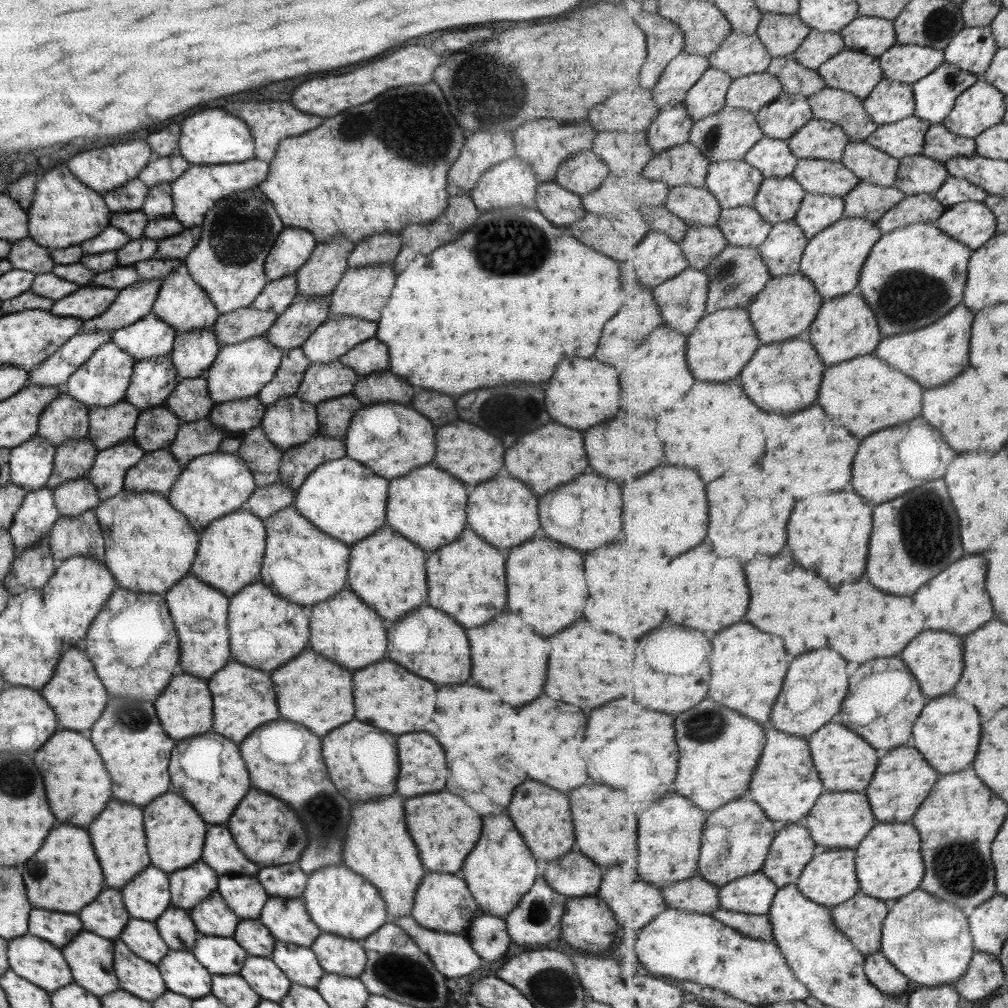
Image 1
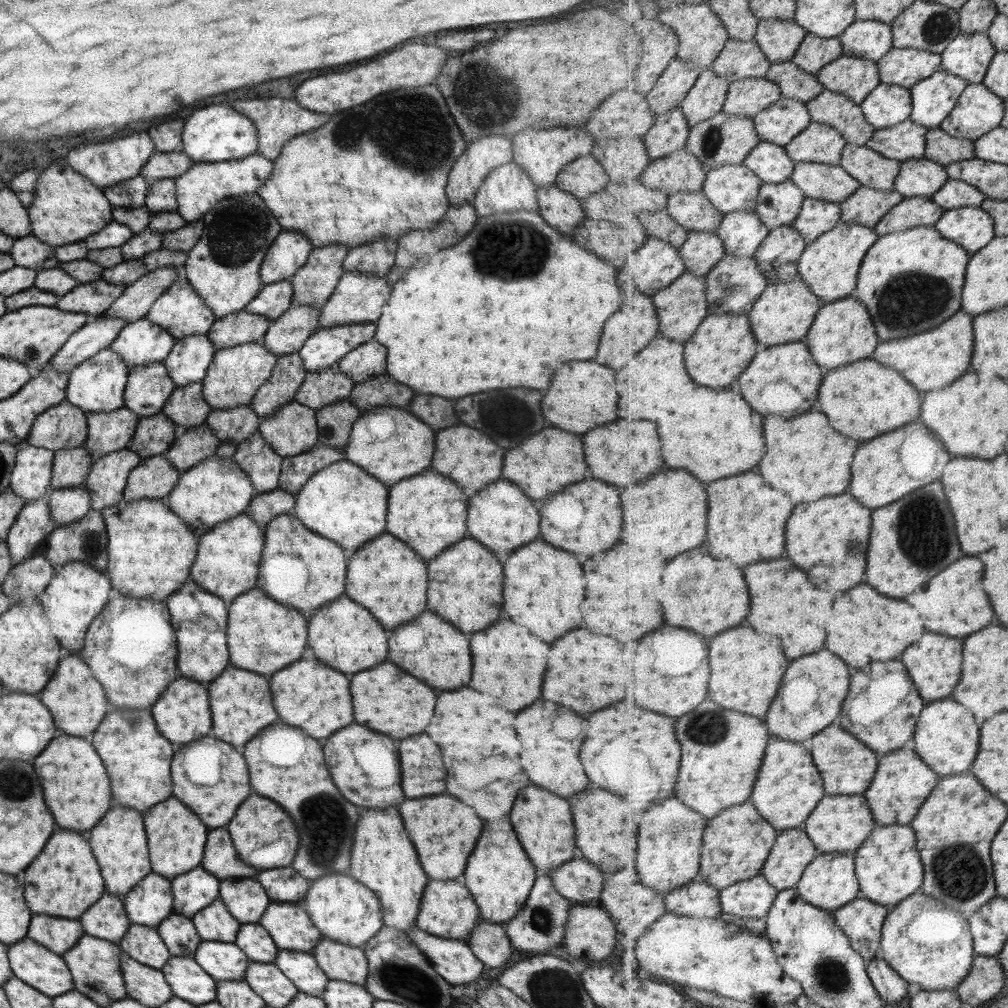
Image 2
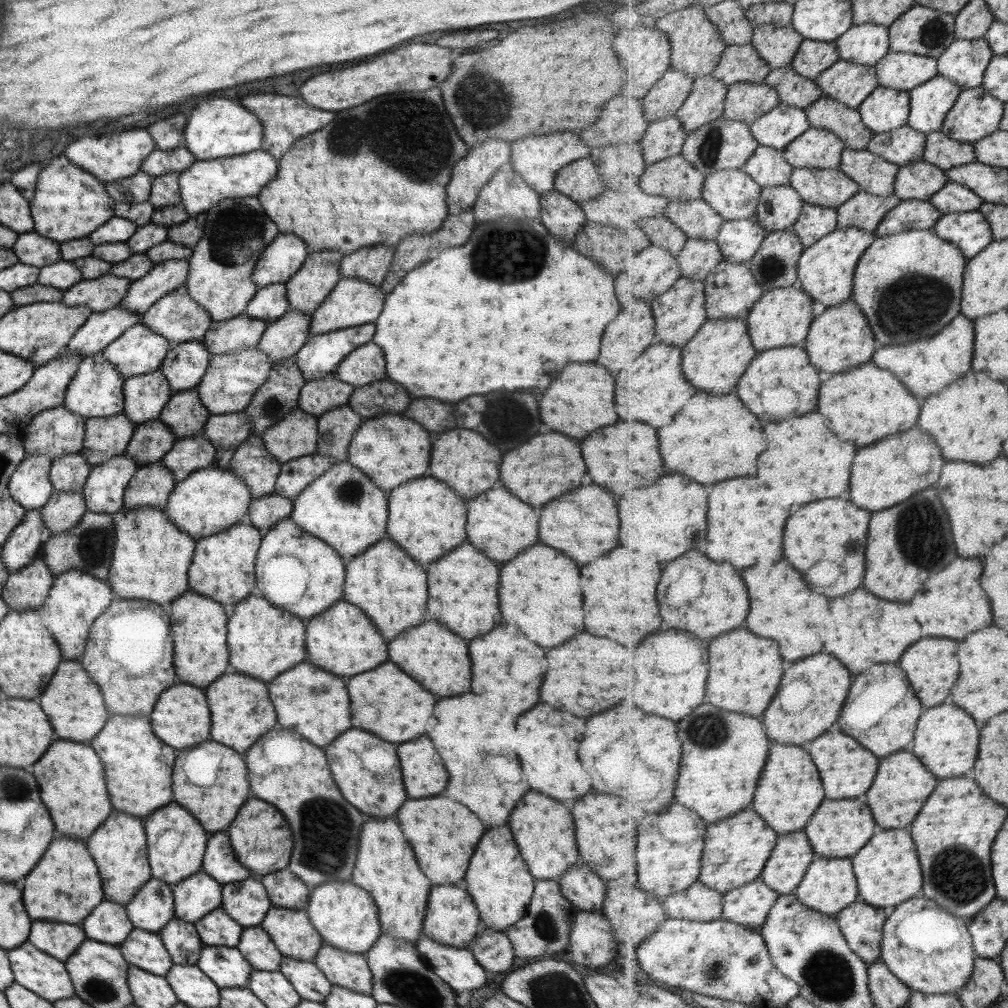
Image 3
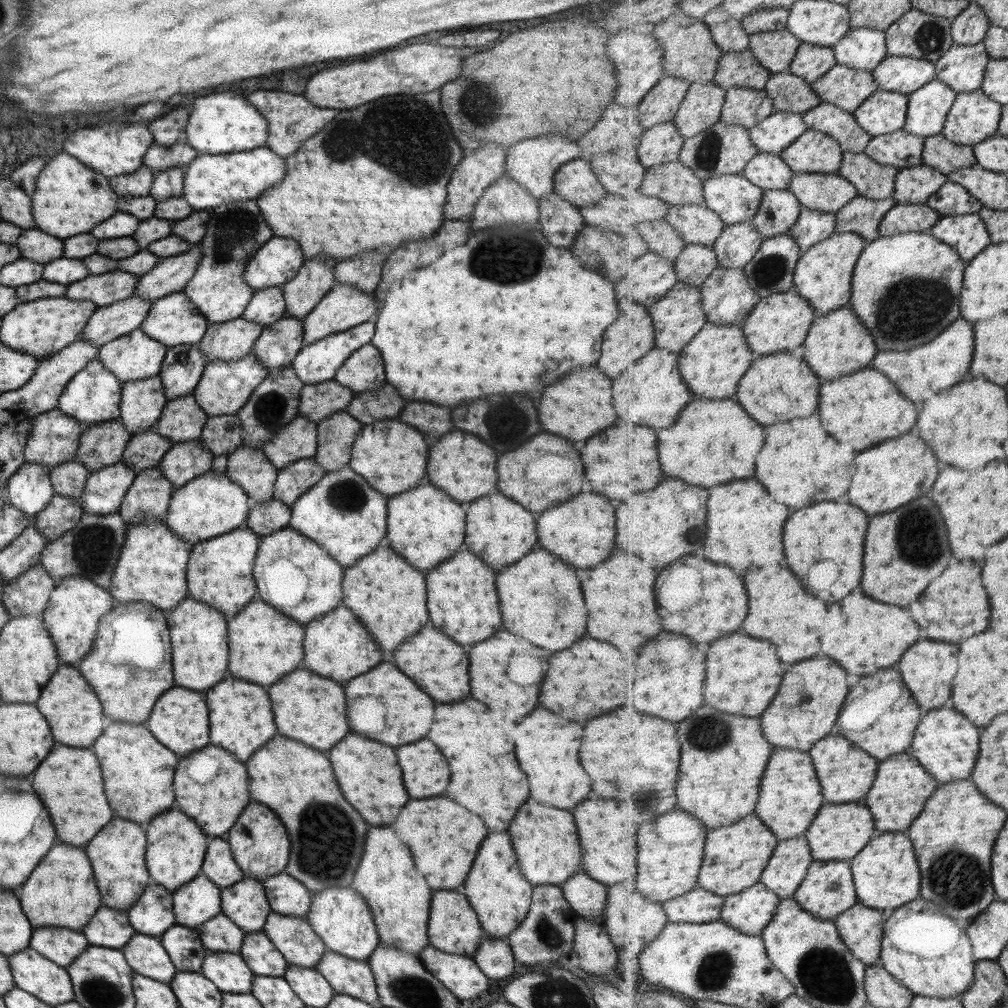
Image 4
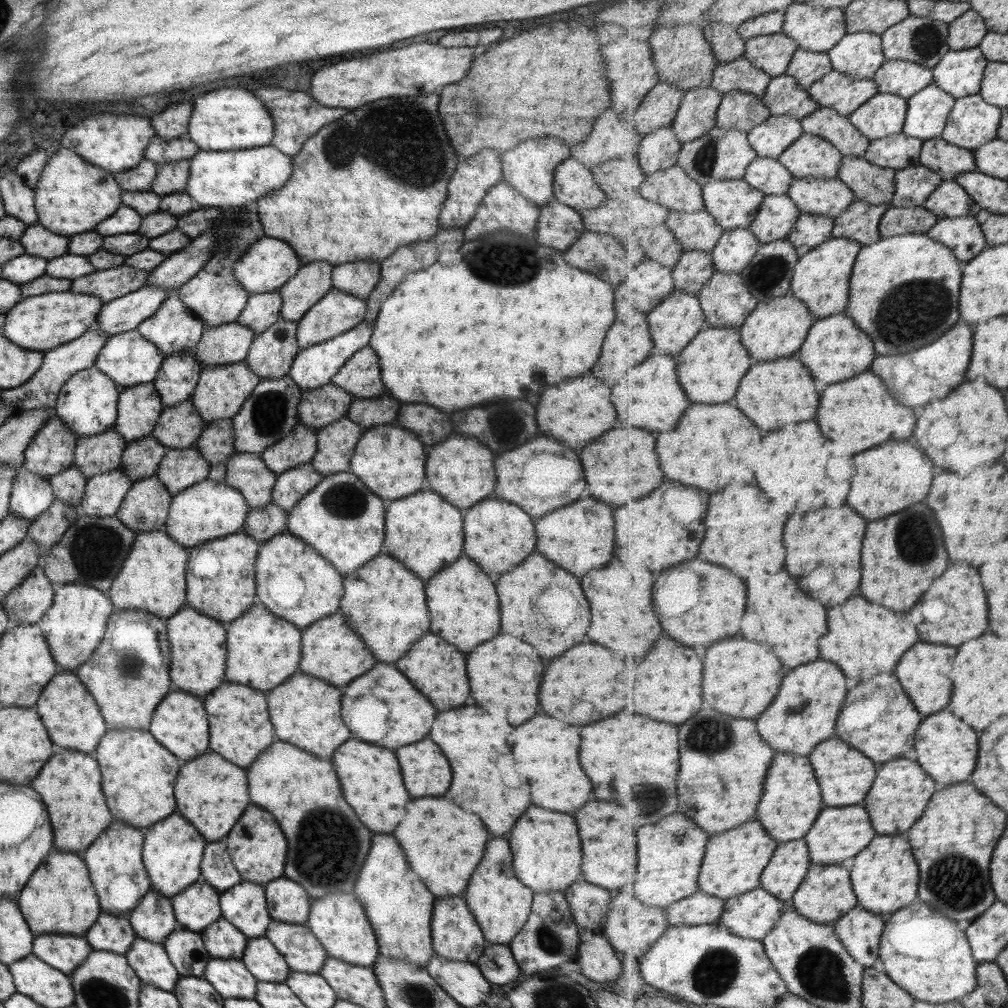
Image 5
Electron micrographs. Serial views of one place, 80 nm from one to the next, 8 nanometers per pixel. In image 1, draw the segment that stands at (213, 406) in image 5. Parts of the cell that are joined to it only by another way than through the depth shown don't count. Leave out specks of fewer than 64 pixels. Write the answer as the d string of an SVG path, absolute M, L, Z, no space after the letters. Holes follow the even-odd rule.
M266 335L249 338L233 345L220 346L205 375L207 397L215 405L256 397L259 390L275 376L282 354L282 350L275 348L266 339Z

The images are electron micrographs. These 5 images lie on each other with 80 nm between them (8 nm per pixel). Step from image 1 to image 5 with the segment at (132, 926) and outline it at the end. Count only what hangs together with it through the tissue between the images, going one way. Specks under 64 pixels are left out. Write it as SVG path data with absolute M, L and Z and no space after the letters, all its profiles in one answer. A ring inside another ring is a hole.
M135 937L124 957L143 985L173 993L180 976L170 963L162 943Z

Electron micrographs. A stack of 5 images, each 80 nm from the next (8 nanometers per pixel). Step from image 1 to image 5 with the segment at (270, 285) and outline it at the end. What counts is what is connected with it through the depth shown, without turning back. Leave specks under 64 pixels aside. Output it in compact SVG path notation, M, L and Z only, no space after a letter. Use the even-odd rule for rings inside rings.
M278 291L263 294L249 294L243 310L235 319L241 326L246 326L256 335L267 330L280 316L280 299Z

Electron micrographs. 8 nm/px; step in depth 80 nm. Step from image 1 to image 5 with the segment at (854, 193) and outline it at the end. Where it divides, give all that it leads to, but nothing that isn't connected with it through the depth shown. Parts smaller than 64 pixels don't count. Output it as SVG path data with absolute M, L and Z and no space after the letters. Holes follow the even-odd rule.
M855 200L845 212L834 219L834 238L851 238L862 246L873 244L883 236L880 233L882 216L893 204L879 206Z

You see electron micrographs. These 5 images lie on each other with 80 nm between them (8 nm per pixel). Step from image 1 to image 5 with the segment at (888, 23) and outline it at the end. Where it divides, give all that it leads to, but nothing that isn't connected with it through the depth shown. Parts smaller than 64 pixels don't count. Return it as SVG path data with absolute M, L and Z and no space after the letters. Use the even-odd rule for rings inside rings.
M867 32L847 34L828 53L834 69L851 78L873 79L886 61L882 36Z

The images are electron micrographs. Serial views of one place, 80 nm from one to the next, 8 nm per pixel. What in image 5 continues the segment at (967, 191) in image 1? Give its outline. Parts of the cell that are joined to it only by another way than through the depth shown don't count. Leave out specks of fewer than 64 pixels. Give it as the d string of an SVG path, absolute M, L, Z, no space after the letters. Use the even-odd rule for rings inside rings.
M944 181L927 199L924 207L934 212L939 220L957 217L976 217L983 209L956 181Z

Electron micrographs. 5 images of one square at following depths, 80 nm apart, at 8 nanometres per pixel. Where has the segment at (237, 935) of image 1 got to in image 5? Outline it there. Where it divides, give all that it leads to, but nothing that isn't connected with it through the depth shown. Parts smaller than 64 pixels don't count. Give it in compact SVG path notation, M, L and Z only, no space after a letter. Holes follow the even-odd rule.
M264 936L248 939L240 961L258 982L285 983L290 971L283 957Z

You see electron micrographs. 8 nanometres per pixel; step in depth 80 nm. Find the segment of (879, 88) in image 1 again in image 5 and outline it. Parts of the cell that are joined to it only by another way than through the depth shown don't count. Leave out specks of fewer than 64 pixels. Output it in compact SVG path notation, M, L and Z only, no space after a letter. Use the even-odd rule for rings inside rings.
M881 92L848 117L867 138L877 140L904 132L908 105L907 98Z

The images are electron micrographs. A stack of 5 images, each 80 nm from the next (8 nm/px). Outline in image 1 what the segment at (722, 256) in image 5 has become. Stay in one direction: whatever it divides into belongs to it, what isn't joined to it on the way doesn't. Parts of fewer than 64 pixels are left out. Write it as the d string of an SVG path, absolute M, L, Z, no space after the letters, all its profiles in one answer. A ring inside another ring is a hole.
M754 206L722 209L718 227L731 246L761 246L770 236L773 223Z

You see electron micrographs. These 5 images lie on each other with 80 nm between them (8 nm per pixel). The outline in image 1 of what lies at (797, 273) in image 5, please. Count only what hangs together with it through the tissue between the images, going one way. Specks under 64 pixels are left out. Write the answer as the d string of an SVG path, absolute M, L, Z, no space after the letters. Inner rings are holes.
M844 216L834 225L828 226L821 233L809 240L803 255L800 272L810 278L825 299L842 297L857 291L862 270L871 250L884 235L877 222L866 218L847 218Z

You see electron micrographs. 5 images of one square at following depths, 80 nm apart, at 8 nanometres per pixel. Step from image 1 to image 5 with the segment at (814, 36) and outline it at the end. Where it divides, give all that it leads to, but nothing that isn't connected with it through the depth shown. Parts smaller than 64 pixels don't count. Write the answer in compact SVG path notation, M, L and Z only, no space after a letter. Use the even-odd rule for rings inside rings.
M799 47L786 74L797 78L803 89L810 90L815 82L821 80L833 69L834 65L828 52L815 52Z

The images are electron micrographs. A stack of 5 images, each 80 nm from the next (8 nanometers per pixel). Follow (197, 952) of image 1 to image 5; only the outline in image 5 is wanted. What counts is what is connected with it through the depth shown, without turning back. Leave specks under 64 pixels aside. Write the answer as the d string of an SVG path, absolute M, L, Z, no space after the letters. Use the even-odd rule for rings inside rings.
M209 958L202 978L221 998L253 1000L257 980L237 958Z

